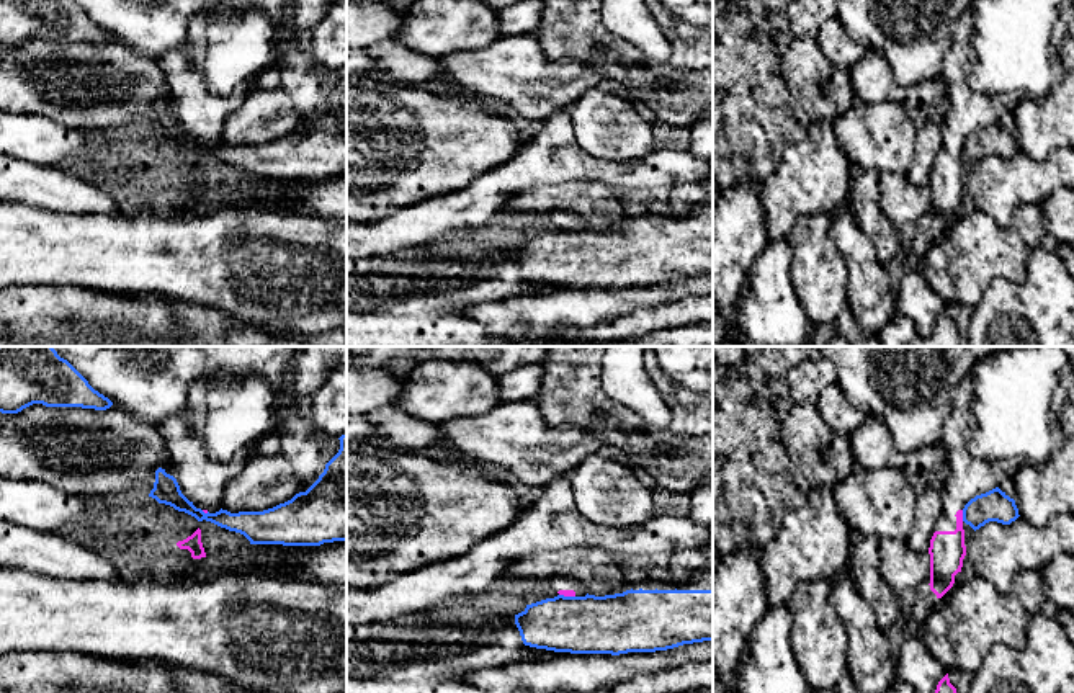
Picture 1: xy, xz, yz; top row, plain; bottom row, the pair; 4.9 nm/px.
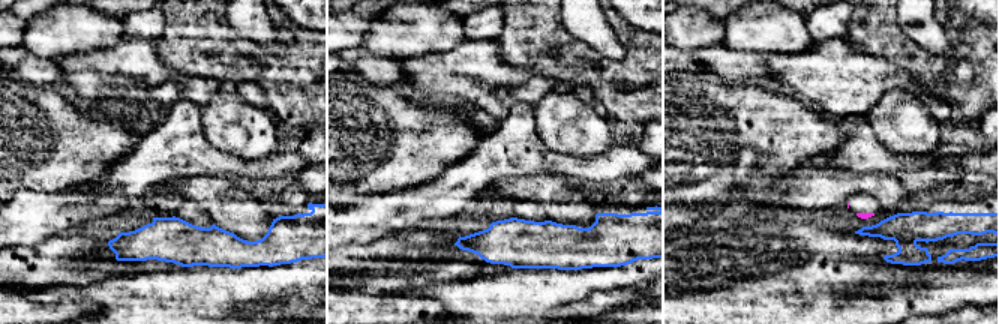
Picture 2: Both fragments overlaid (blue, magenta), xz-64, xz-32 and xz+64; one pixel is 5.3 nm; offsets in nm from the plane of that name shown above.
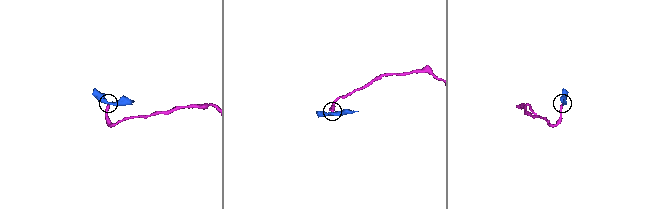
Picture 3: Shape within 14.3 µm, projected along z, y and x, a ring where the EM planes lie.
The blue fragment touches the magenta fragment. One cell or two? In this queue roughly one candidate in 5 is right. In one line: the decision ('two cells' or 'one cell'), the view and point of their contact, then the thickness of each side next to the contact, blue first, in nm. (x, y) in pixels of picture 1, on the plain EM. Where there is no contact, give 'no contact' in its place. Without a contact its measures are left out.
two cells; contact yz (963, 149); calibres 160 and 180 nm

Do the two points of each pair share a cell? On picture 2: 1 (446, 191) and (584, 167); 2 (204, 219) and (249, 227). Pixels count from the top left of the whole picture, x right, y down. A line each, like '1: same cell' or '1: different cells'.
1: same cell
2: different cells

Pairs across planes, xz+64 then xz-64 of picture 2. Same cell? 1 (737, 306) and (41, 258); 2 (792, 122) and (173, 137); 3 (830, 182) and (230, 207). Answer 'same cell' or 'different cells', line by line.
1: same cell
2: different cells
3: same cell

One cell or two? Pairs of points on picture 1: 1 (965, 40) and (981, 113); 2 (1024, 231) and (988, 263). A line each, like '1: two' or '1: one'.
1: one
2: one

